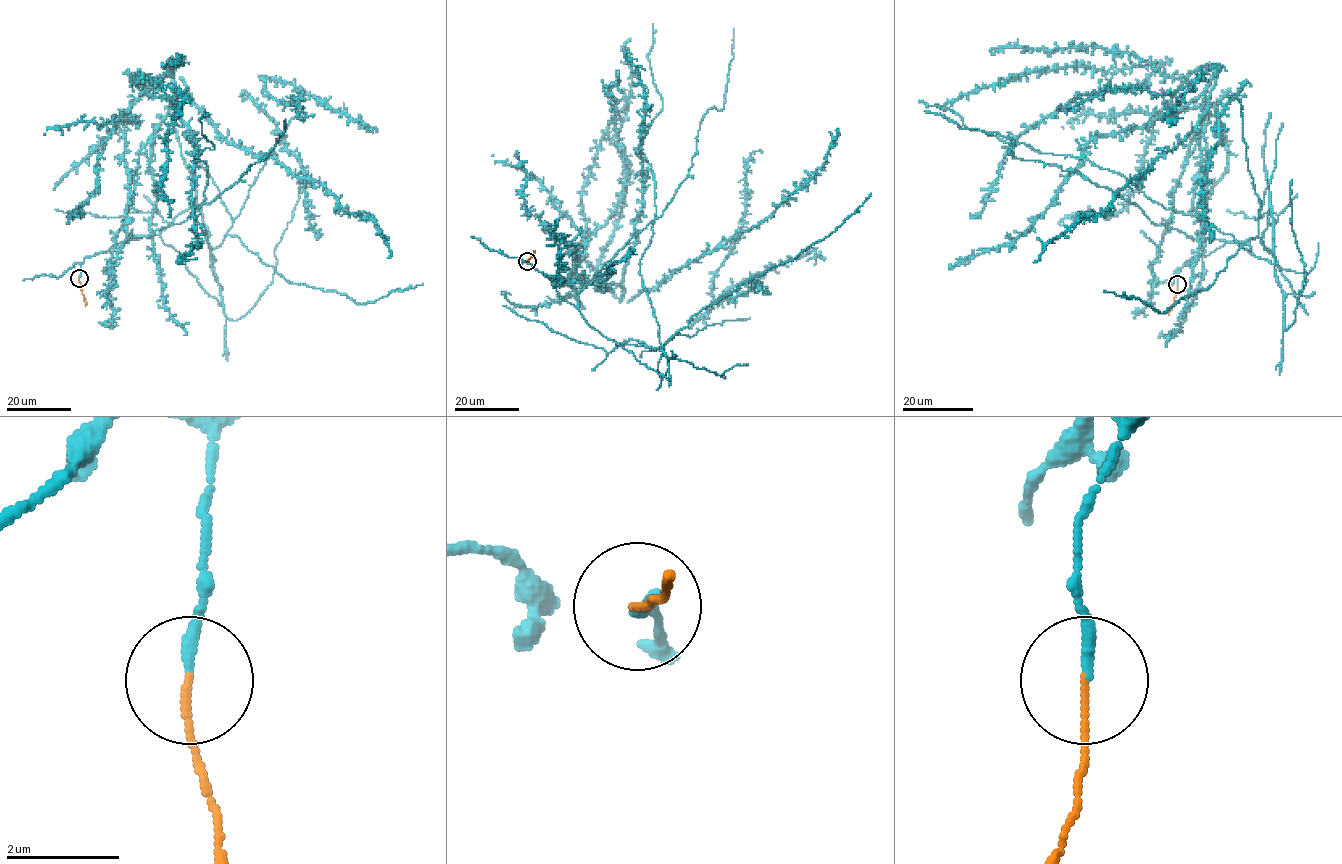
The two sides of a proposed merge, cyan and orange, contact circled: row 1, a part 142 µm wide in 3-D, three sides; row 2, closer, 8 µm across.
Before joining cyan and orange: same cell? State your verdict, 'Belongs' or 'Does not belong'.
Belongs

